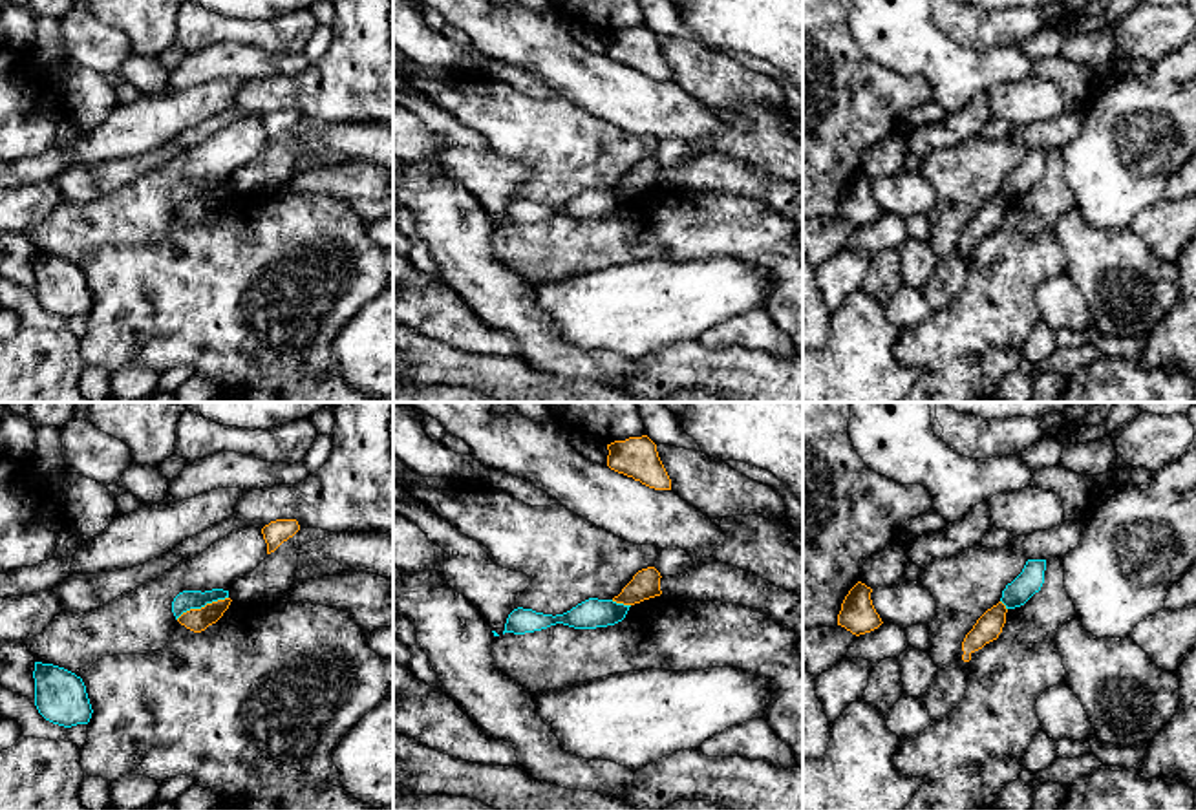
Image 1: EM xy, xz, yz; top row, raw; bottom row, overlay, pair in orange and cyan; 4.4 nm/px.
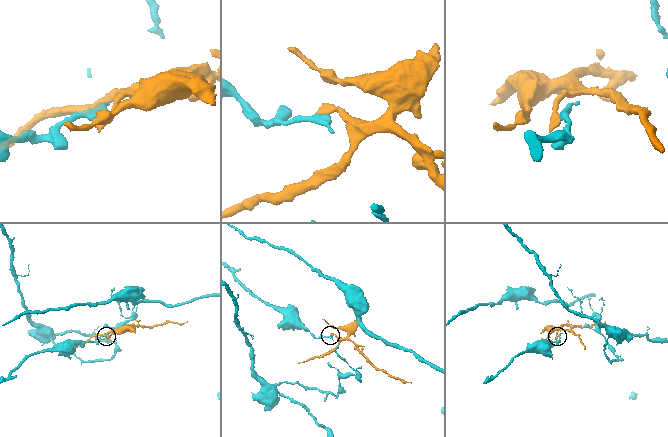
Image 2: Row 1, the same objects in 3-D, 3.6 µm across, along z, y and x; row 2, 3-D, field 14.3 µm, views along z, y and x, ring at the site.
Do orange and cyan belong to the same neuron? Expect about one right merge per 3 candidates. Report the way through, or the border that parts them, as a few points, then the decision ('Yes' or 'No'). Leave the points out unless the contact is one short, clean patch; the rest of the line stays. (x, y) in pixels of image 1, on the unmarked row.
Boundary: xy (227, 187), (191, 198), (176, 209). No

